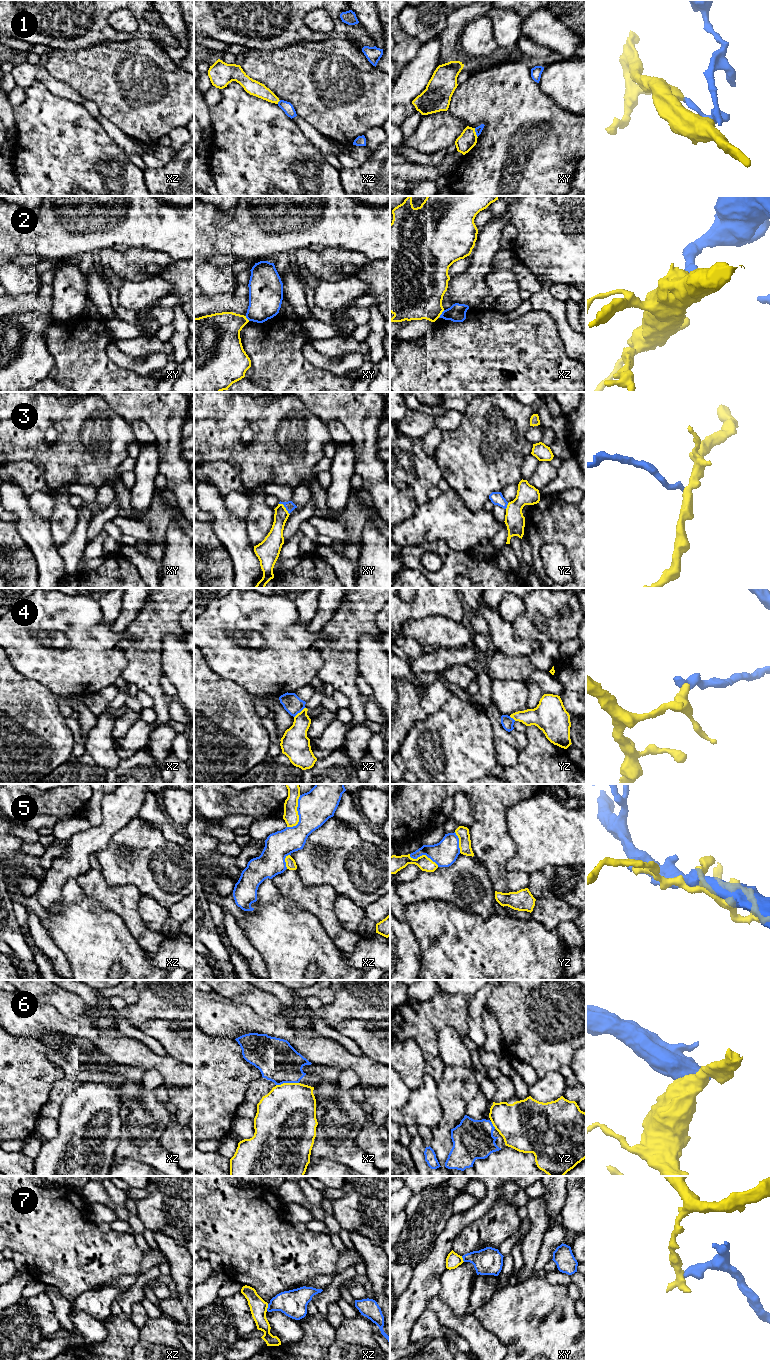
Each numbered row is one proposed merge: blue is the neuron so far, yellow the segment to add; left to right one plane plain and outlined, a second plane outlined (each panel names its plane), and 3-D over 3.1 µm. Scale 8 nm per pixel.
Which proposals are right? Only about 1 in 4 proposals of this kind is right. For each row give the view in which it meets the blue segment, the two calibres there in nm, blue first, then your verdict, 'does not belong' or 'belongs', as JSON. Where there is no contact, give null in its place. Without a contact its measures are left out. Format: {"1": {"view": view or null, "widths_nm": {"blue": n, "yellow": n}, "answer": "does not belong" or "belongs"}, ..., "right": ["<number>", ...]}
{"1": {"view": "xy", "widths_nm": {"blue": 60, "yellow": 150}, "answer": "does not belong"}, "2": {"view": "xz", "widths_nm": {"blue": 140, "yellow": 400}, "answer": "does not belong"}, "3": {"view": "xy", "widths_nm": {"blue": 80, "yellow": 120}, "answer": "does not belong"}, "4": {"view": "xz", "widths_nm": {"blue": 150, "yellow": 220}, "answer": "does not belong"}, "5": {"view": "xz", "widths_nm": {"blue": 280, "yellow": 120}, "answer": "does not belong"}, "6": {"view": "xz", "widths_nm": {"blue": 320, "yellow": 460}, "answer": "does not belong"}, "7": {"view": "xz", "widths_nm": {"blue": 220, "yellow": 140}, "answer": "does not belong"}, "right": []}

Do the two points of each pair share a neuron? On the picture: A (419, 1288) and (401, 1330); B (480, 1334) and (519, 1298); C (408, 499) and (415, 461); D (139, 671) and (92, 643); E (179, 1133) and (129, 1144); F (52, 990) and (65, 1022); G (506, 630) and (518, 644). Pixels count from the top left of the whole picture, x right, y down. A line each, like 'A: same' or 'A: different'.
A: same
B: different
C: same
D: different
E: different
F: different
G: same

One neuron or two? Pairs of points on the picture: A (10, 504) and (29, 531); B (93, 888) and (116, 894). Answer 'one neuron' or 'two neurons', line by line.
A: one neuron
B: one neuron

